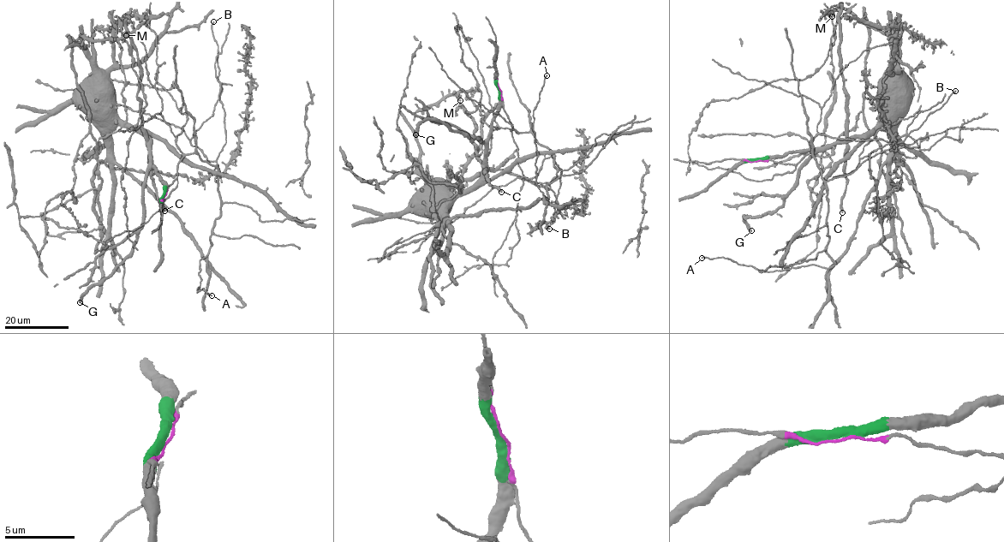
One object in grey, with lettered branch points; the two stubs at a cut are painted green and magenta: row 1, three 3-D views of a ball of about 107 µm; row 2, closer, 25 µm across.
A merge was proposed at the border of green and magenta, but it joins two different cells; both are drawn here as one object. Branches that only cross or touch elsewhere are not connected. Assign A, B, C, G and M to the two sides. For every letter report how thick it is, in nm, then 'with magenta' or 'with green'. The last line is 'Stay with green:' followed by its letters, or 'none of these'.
A: 200 nm thick; with magenta
B: 240 nm thick; with magenta
C: 400 nm thick; with green
G: 360 nm thick; with green
M: 240 nm thick; with magenta
Stay with green: C, G

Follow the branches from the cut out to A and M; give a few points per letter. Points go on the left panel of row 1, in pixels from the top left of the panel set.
A: (164, 195), (185, 155), (195, 153), (218, 169), (219, 217), (211, 247), (200, 259), (197, 288), (212, 295)
M: (164, 195), (176, 179), (182, 153), (146, 74), (145, 46), (133, 26), (122, 37), (126, 35)

